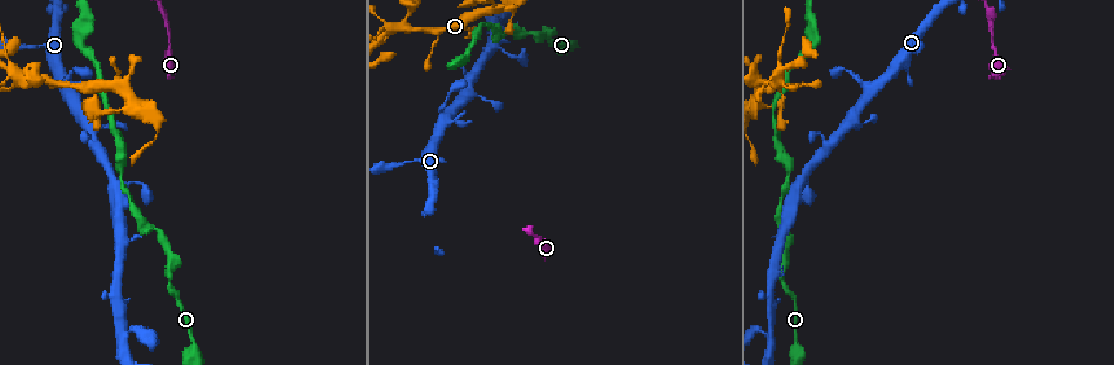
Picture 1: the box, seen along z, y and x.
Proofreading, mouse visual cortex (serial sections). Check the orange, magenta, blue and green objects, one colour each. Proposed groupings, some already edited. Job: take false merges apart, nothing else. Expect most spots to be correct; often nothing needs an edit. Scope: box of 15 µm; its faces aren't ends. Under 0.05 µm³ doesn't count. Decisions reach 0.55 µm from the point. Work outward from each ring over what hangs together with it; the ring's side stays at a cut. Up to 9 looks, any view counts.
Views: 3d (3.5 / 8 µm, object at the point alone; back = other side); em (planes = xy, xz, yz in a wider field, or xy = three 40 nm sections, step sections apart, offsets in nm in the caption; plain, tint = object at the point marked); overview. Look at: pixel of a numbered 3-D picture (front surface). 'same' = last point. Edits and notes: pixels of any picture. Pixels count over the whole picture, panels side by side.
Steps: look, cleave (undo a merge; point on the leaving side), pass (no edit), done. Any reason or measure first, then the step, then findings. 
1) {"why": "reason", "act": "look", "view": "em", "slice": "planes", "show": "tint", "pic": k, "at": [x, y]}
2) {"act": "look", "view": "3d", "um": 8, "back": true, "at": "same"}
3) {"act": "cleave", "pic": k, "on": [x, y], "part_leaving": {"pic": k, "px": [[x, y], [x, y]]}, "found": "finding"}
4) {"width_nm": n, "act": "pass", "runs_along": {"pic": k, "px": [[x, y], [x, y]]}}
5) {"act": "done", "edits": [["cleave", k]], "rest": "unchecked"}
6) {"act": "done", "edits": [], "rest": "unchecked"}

{"why": "calibre changes", "act": "look", "view": "3d", "um": 3.5, "pic": 1, "at": [132, 207]}

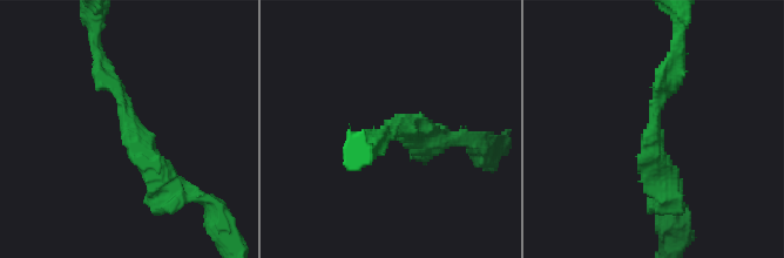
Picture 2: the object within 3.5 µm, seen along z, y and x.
{"why": "shape alone is not enough", "act": "look", "view": "em", "slice": "planes", "show": "tint", "pic": 2, "at": [655, 133]}

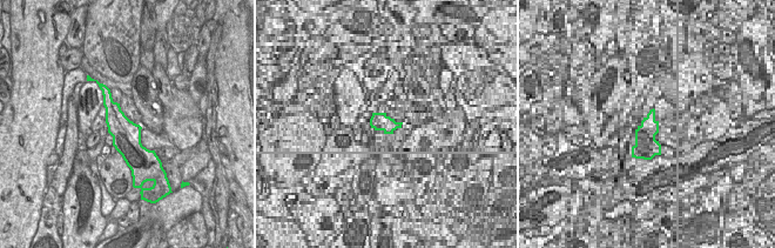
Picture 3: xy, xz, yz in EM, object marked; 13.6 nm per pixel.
{"arm_widths_nm": [200, 300], "act": "pass", "runs_along": {"pic": 2, "px": [[184, 189], [144, 160], [105, 69]]}, "found": "all the same cell"}

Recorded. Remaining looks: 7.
{"why": "two arms at a narrow angle", "act": "look", "view": "3d", "um": 3.5, "pic": 1, "at": [572, 46]}

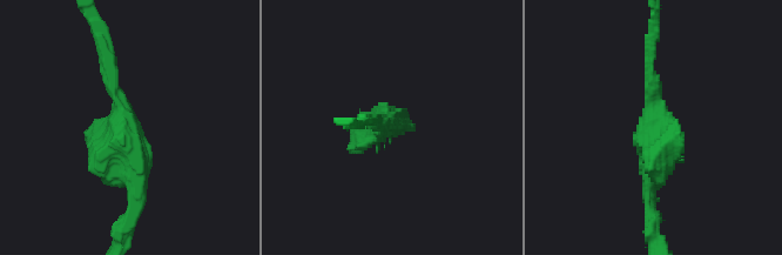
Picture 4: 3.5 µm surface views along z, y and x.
{"arms": 4, "arm_widths_nm": [150, 300, 350, 350], "why": "now the EM", "act": "look", "view": "em", "slice": "xy", "step": 2, "show": "plain", "pic": 4, "at": [120, 104]}

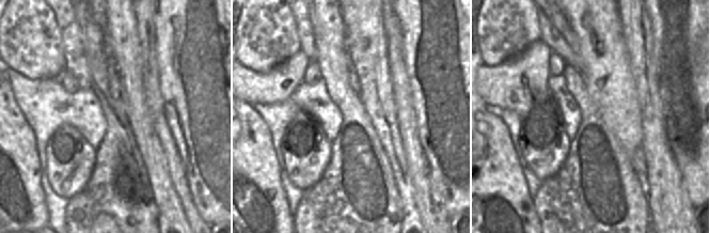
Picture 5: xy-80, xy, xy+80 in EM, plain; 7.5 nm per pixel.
{"why": "where the object lies", "act": "look", "view": "em", "slice": "xy", "step": 2, "show": "tint", "at": "same"}

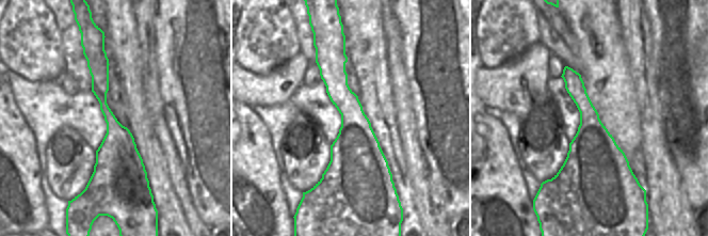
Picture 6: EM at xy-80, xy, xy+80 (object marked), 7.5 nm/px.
{"act": "pass", "found": "continuous, no second cell"}

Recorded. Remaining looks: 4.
{"why": "arms part here", "act": "look", "view": "3d", "um": 3.5, "pic": 1, "at": [118, 89]}

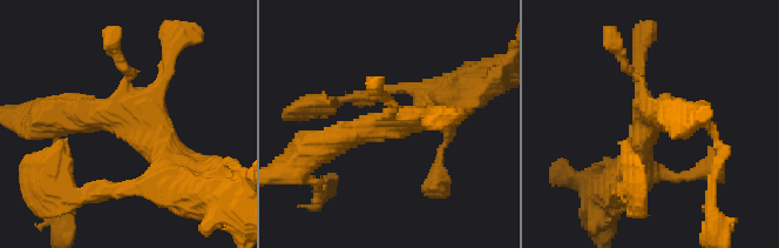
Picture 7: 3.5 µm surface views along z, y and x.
{"why": "need the tissue", "act": "look", "view": "em", "slice": "xy", "step": 5, "show": "plain", "pic": 7, "at": [133, 119]}

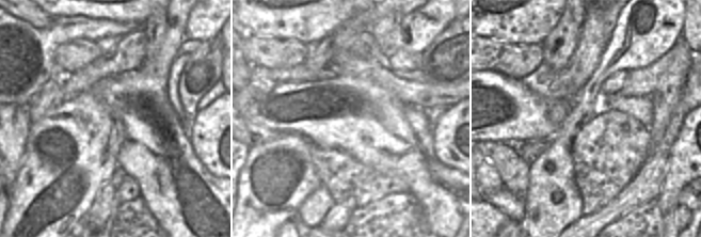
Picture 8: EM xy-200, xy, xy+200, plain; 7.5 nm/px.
{"why": "with the object marked", "act": "look", "view": "em", "slice": "xy", "step": 5, "show": "tint", "at": "same"}

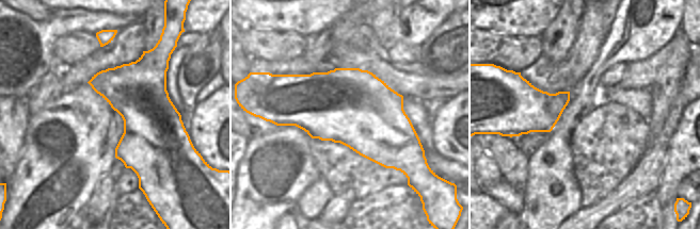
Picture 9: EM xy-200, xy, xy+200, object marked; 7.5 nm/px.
{"width_nm": 600, "act": "pass", "runs_along": {"pic": 7, "px": [[56, 114], [124, 114], [182, 175]]}, "found": "continuous, no second cell"}

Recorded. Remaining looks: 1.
{"act": "done", "edits": [], "rest": "unchecked"}

